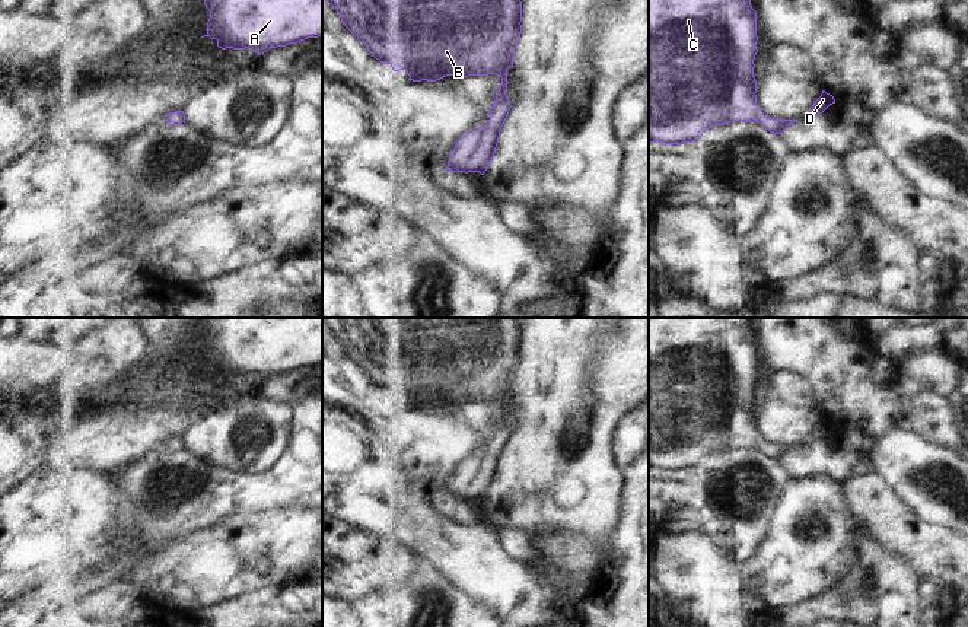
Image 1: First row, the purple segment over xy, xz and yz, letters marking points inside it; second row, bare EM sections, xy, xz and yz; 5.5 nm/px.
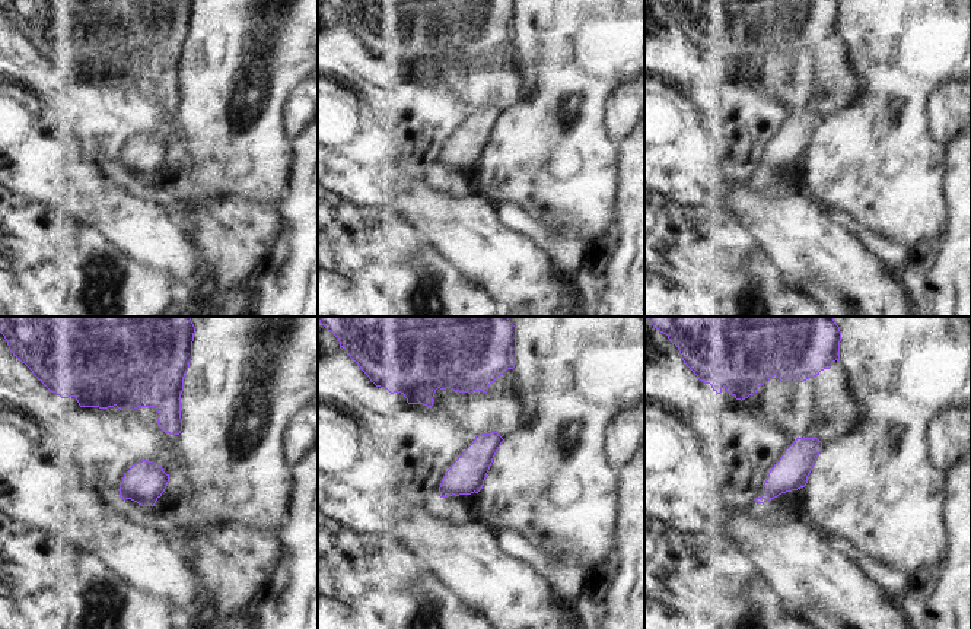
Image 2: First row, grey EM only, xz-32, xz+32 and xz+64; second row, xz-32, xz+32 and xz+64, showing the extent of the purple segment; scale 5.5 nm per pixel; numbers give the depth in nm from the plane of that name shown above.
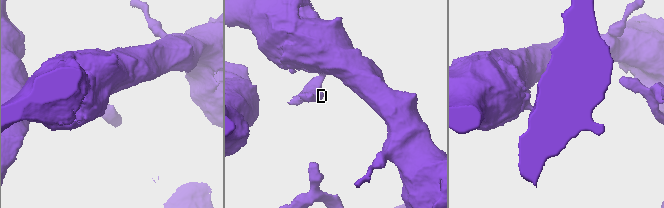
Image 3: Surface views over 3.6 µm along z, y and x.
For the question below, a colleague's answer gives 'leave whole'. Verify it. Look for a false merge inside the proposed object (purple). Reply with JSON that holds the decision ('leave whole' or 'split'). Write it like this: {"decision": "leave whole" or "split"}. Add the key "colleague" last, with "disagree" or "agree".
{"decision": "leave whole", "colleague": "agree"}

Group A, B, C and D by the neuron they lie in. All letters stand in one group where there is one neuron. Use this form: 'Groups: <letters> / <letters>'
Groups: A B C D.

